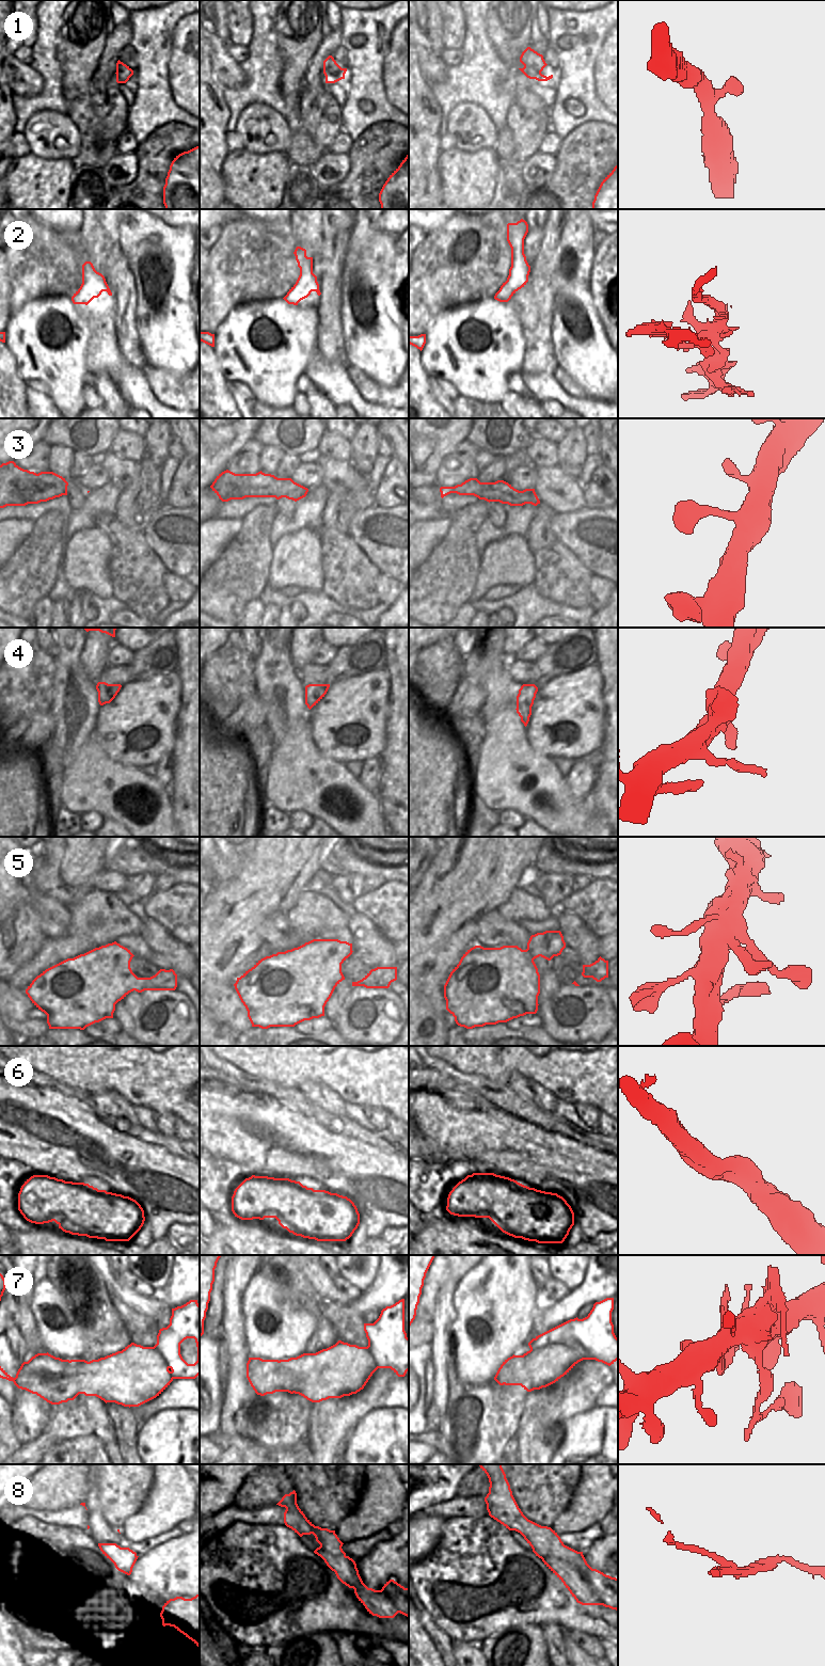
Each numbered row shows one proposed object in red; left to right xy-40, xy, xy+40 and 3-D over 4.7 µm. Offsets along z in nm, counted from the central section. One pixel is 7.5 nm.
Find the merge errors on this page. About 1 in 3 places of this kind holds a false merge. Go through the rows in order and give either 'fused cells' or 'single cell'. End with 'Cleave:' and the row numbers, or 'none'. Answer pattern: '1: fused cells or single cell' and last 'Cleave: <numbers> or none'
1: single cell
2: fused cells
3: single cell
4: single cell
5: single cell
6: single cell
7: fused cells
8: fused cells
Cleave: 2, 7, 8

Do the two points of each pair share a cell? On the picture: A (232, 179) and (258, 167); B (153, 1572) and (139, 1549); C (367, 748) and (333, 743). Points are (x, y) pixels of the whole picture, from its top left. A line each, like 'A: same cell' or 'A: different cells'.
A: same cell
B: different cells
C: same cell

